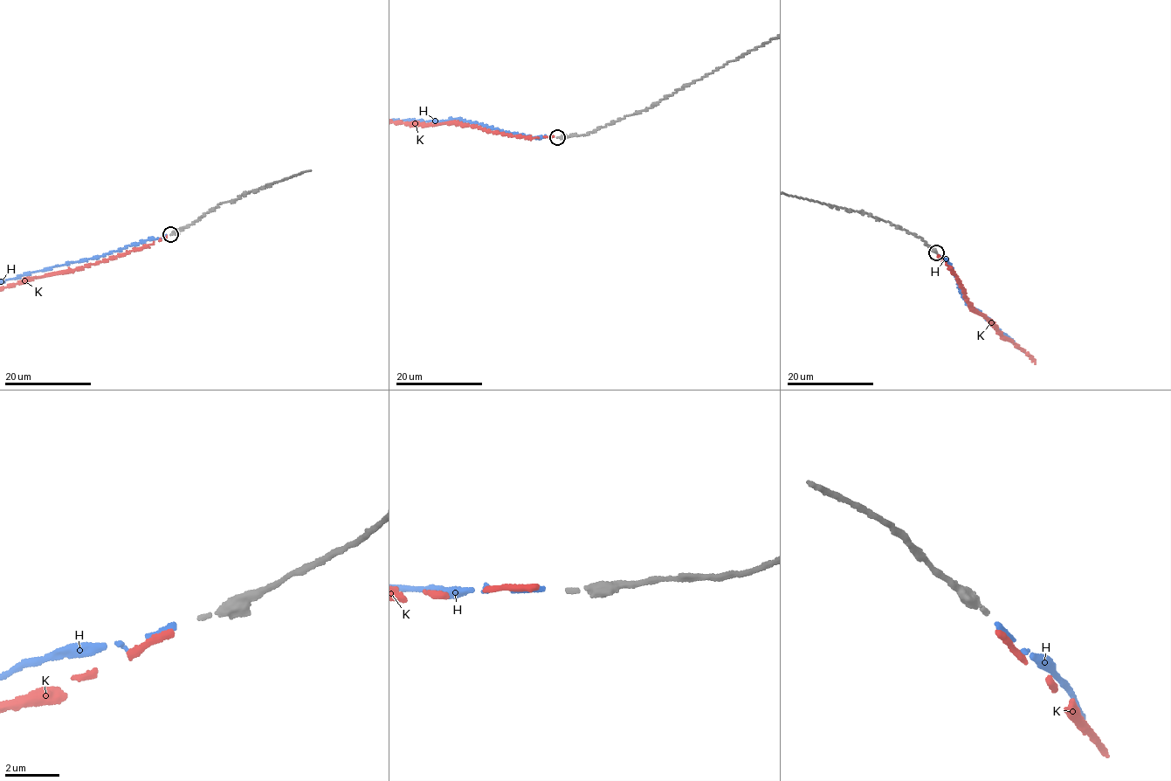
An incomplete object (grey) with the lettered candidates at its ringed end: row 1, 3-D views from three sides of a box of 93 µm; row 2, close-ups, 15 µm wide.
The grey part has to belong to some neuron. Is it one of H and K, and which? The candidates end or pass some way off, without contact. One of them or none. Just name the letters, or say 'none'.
H

